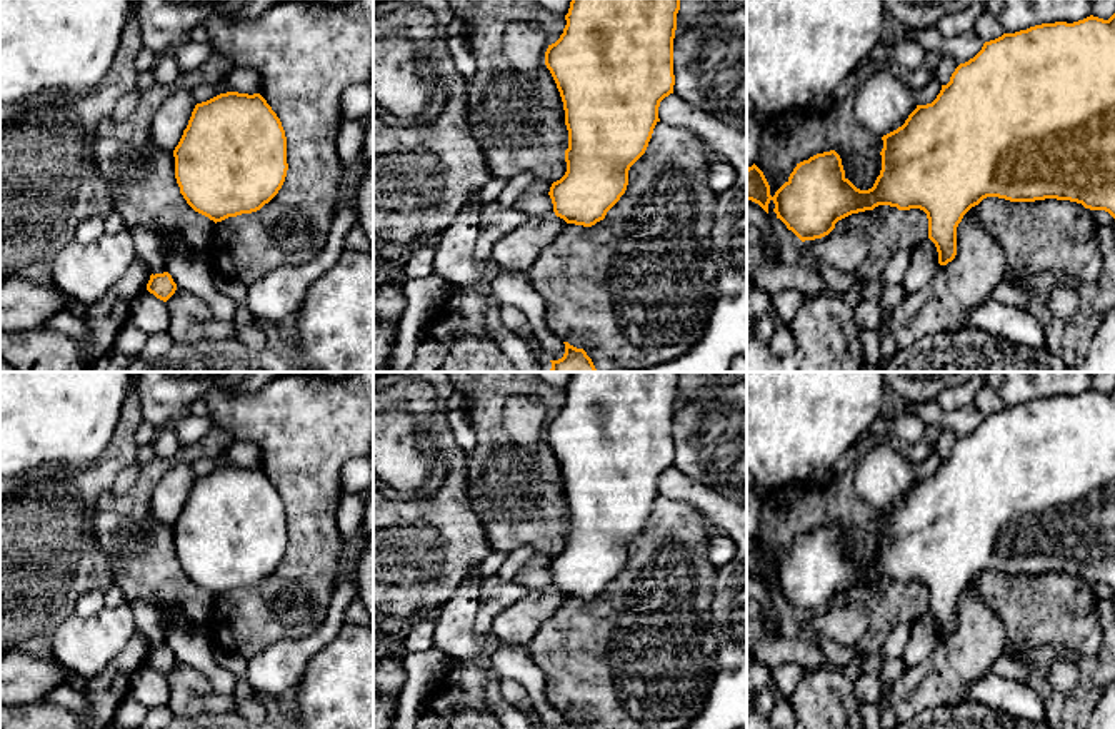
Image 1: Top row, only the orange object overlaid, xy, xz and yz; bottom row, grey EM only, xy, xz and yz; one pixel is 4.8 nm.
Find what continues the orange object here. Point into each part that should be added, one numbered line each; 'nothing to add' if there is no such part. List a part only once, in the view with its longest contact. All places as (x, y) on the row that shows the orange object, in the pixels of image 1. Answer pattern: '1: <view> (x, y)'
nothing to add

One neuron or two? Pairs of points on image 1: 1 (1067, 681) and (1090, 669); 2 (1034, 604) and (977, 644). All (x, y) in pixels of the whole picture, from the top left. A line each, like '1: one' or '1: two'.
1: two
2: two

